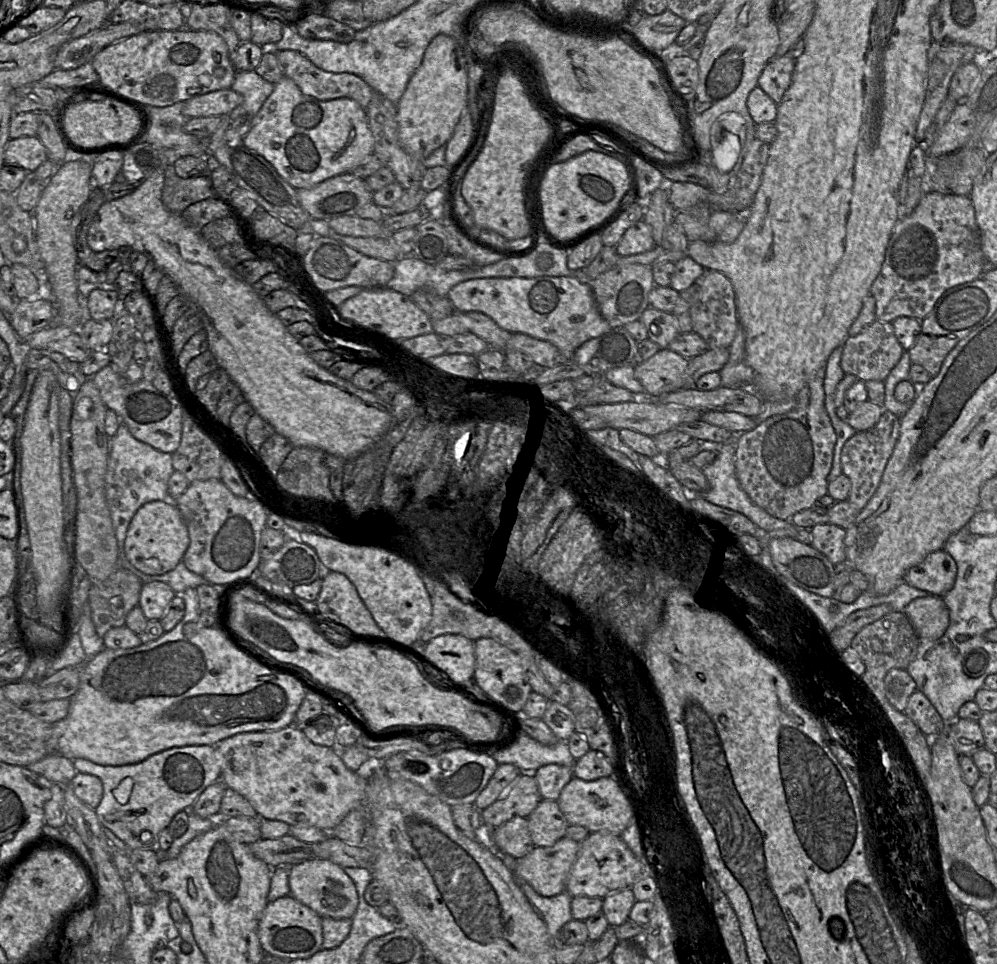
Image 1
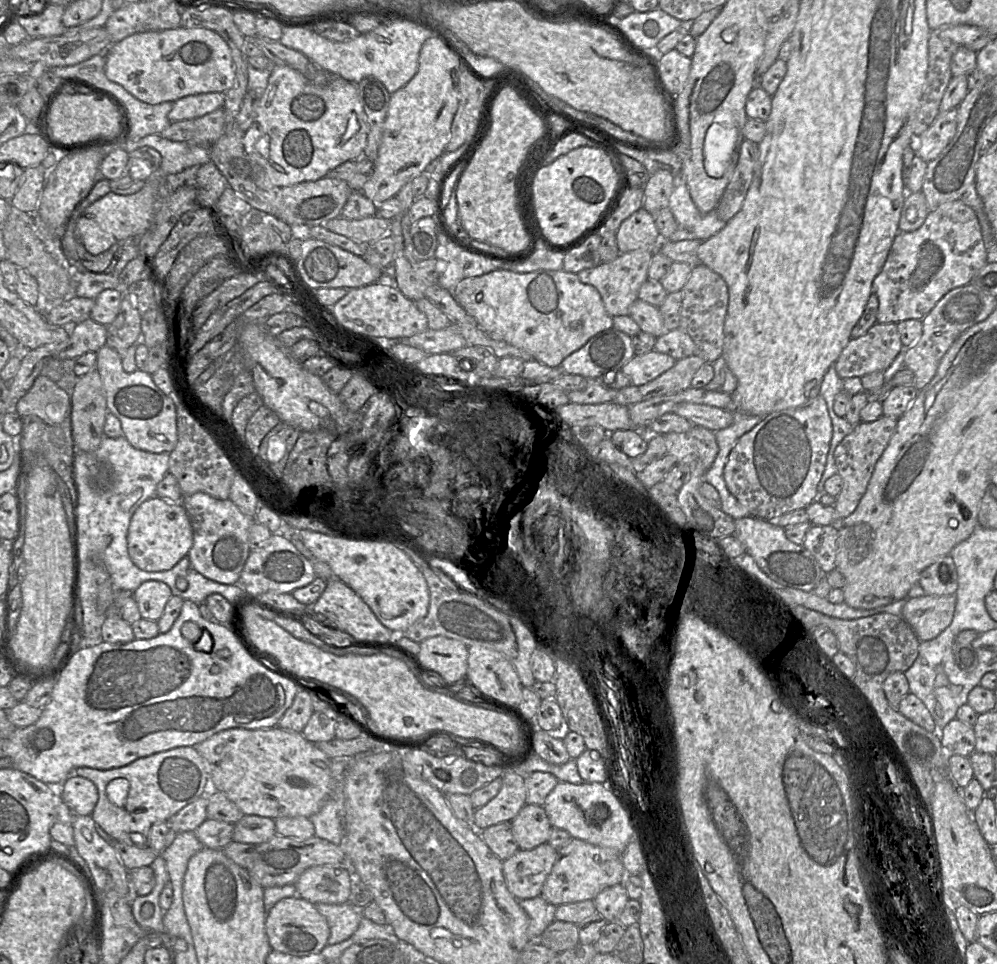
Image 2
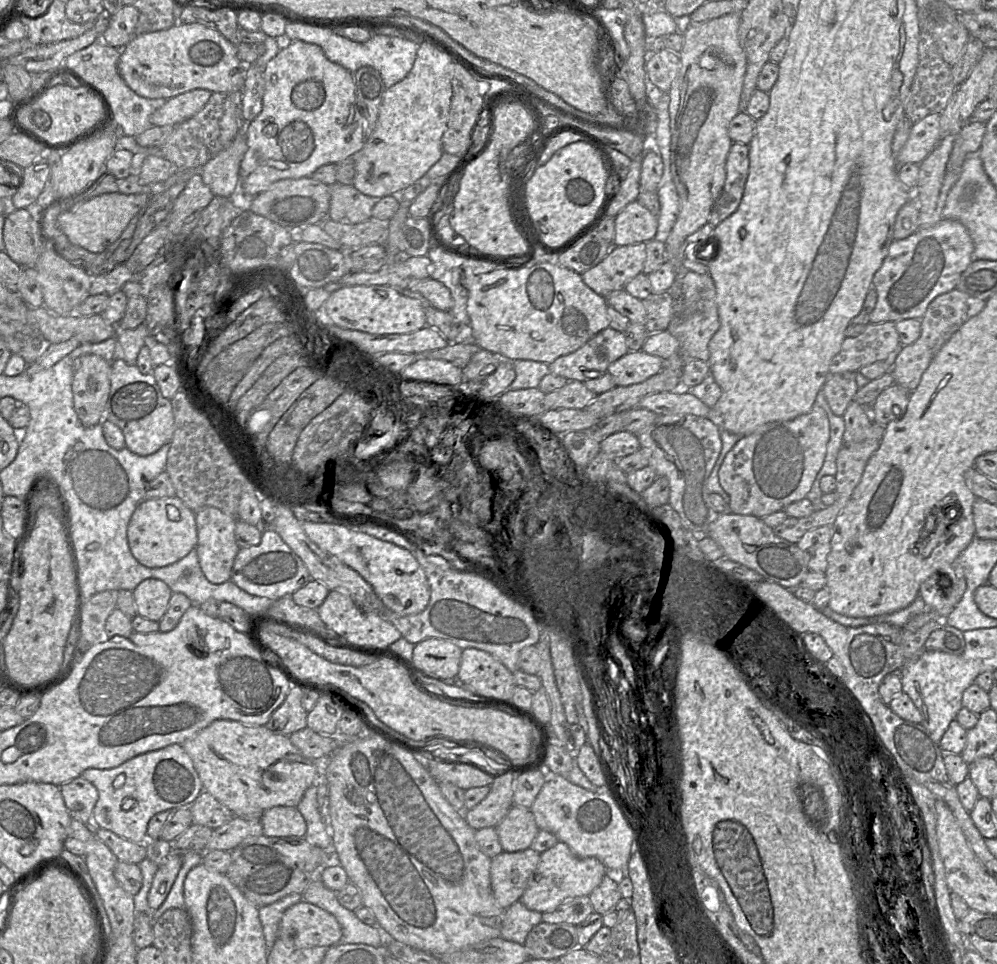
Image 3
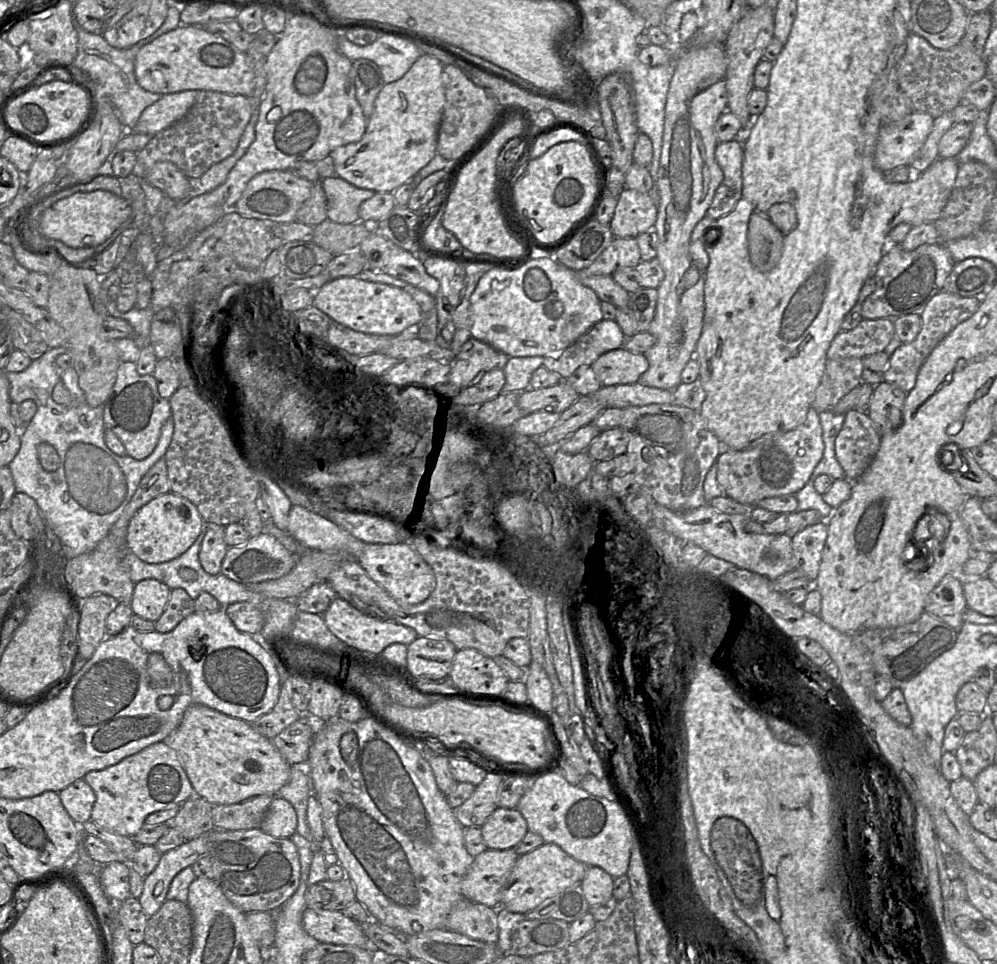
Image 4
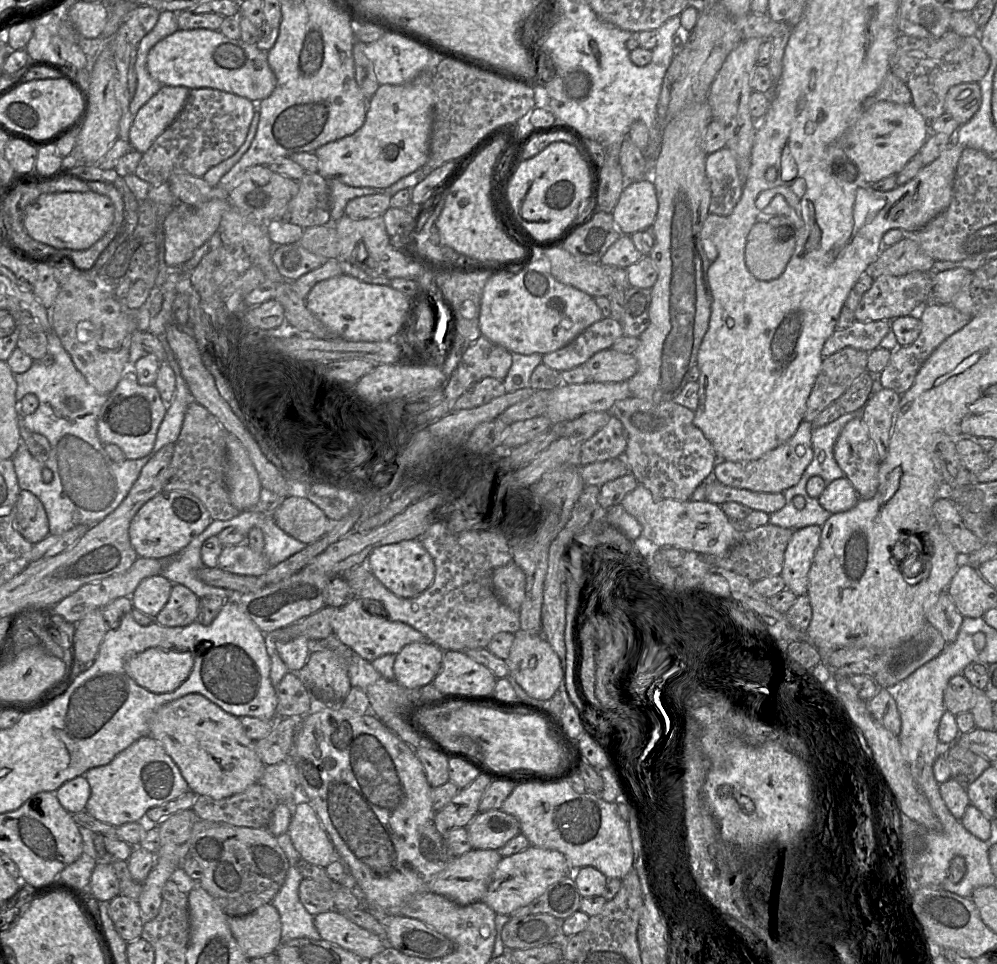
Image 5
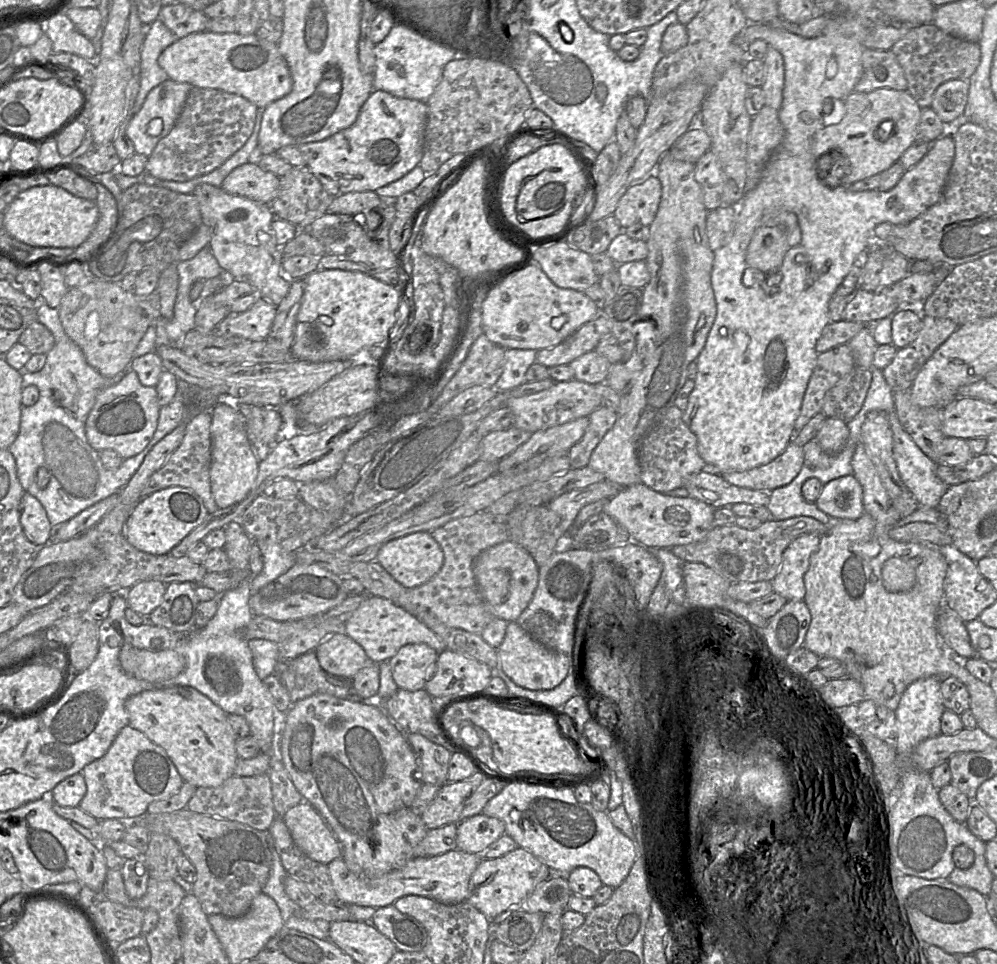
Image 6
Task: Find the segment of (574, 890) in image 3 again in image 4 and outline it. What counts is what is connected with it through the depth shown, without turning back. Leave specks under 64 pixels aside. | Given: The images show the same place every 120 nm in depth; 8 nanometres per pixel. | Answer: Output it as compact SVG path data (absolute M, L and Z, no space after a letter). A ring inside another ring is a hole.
M544 843L535 850L520 855L501 890L501 906L512 913L526 914L543 901L573 885L580 885L587 866L553 843Z

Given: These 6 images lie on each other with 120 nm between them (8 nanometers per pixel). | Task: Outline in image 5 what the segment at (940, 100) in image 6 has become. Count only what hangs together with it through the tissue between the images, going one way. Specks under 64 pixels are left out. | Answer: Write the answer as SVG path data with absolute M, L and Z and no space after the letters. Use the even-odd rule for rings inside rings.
M965 82L954 85L948 90L944 108L945 112L962 125L969 121L981 104L981 89L977 82Z

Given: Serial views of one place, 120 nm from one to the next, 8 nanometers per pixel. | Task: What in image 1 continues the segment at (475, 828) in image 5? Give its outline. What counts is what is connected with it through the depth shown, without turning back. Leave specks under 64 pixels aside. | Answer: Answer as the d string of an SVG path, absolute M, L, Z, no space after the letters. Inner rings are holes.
M541 800L527 817L528 828L535 847L549 847L565 837L569 824L556 801Z

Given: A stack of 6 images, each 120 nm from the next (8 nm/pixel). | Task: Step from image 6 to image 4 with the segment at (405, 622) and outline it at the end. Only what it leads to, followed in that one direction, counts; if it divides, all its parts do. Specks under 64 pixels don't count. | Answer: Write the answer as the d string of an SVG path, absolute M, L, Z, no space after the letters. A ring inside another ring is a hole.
M337 597L322 615L328 629L348 646L368 659L378 659L383 650L394 643L408 646L418 636L416 631L400 623L380 620L363 614L346 600Z

